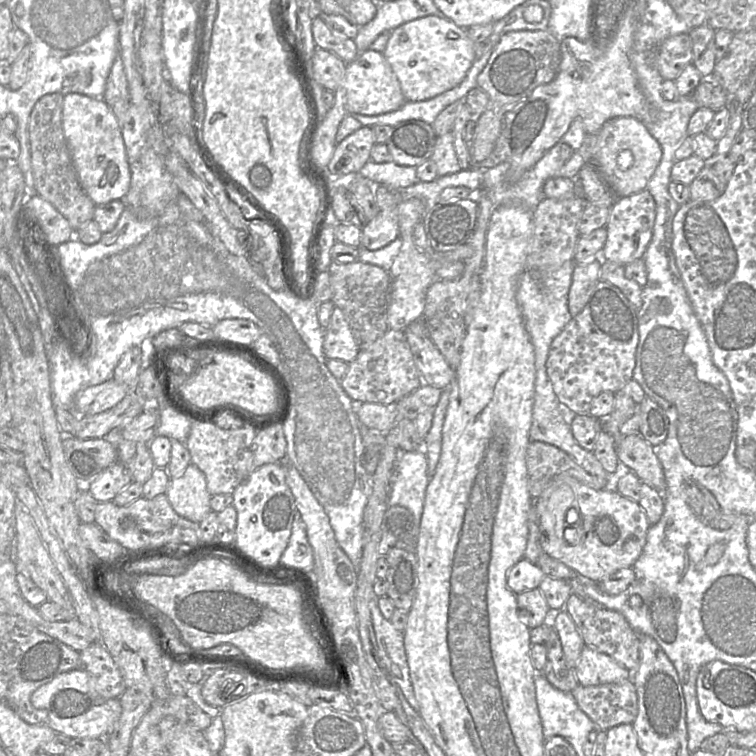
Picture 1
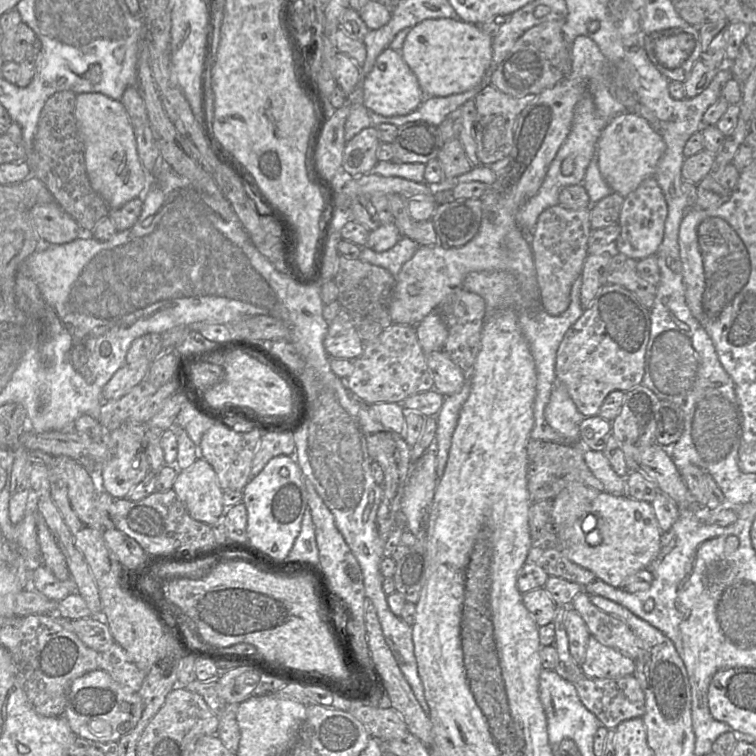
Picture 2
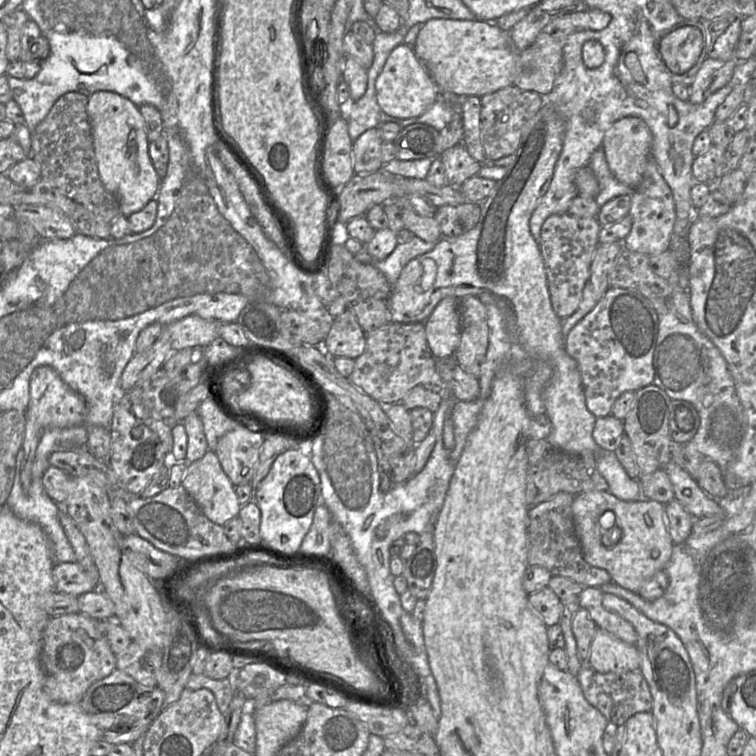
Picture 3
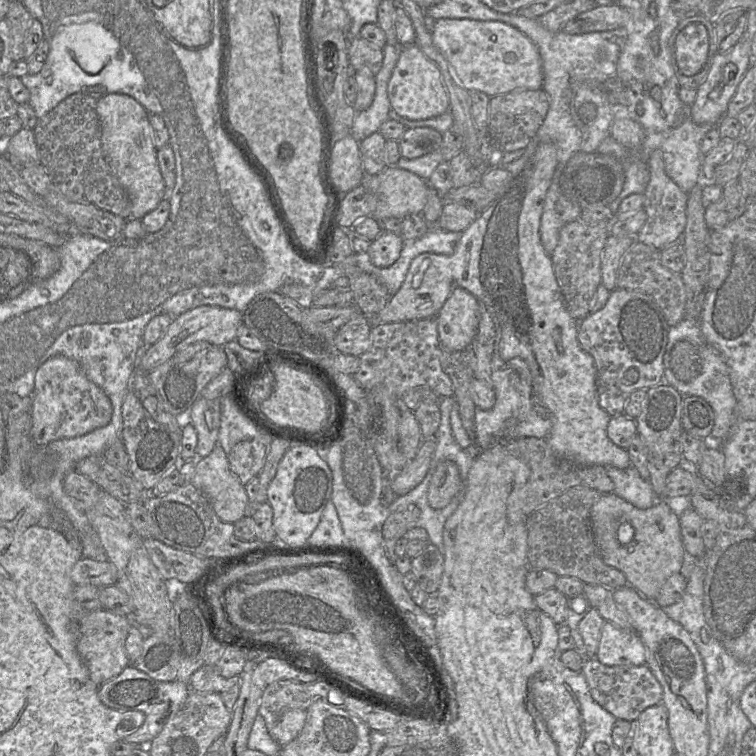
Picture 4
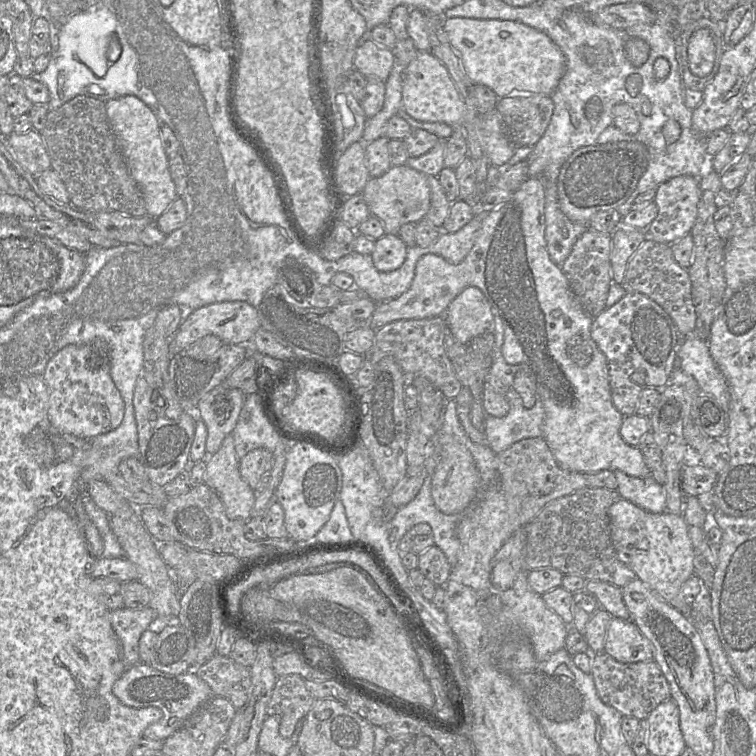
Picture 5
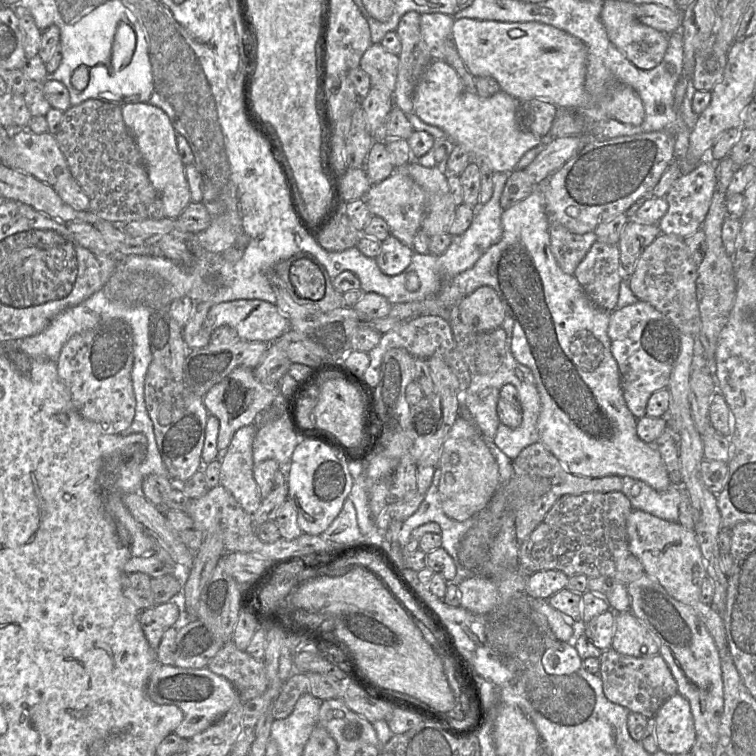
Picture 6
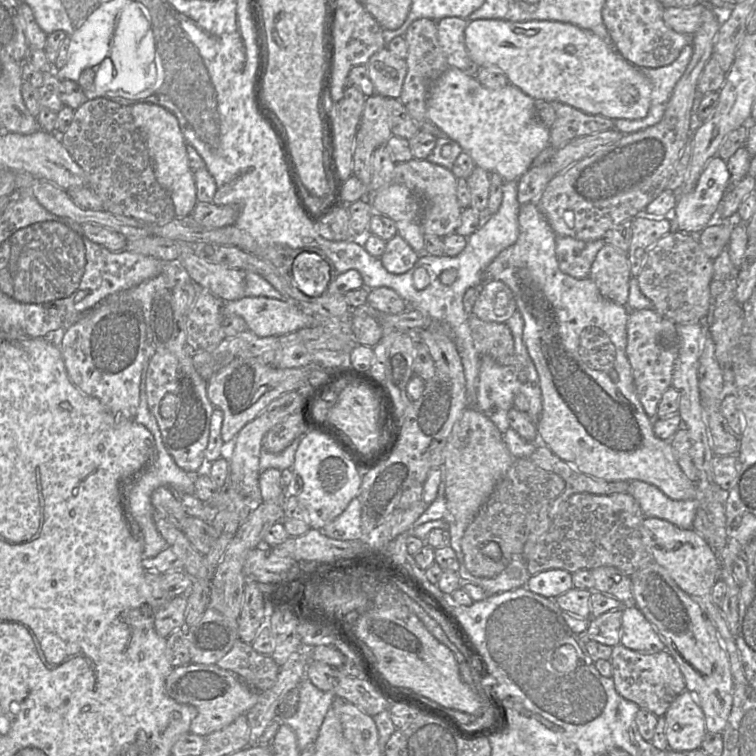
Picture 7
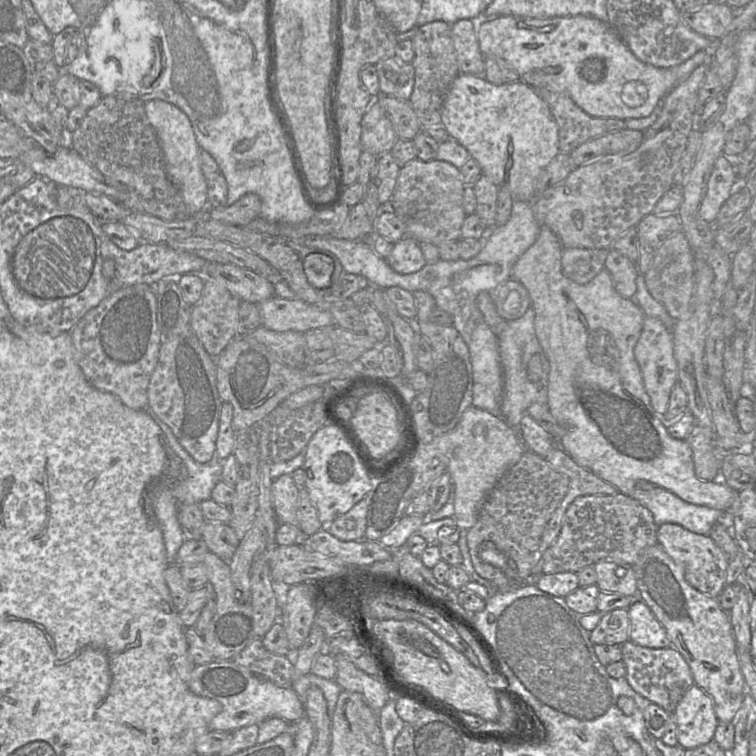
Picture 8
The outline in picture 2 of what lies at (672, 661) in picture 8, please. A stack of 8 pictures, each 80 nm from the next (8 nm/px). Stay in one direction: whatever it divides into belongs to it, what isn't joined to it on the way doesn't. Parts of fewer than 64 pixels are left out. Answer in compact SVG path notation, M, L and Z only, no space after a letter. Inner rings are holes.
M583 675L574 685L583 705L609 730L614 730L623 721L642 717L645 713L645 694L634 675L611 679Z

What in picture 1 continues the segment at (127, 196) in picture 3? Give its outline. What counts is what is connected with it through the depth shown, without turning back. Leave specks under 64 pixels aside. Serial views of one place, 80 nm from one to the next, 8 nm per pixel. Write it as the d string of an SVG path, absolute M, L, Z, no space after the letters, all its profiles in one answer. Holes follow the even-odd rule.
M67 93L63 98L62 127L71 159L83 190L96 205L123 199L131 180L118 119L102 98Z

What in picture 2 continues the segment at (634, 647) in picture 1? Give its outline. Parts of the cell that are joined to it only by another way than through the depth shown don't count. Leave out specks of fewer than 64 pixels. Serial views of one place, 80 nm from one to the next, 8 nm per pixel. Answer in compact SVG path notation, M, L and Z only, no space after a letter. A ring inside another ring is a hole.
M582 591L578 594L571 606L584 620L590 636L598 642L635 661L642 655L641 640L623 621L596 607L588 593Z

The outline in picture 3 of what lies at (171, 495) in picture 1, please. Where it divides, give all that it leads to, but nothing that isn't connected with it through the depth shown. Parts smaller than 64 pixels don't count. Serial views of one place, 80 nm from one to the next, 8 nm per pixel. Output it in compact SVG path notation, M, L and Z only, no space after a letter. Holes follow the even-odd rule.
M208 450L203 458L189 463L181 486L188 492L202 513L213 523L223 526L229 520L238 516L241 505L237 500L235 486L223 471L217 455Z

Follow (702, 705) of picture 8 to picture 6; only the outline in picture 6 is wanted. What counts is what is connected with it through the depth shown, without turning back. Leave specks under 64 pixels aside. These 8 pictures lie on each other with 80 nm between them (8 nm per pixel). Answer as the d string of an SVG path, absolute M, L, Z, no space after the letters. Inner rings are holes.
M681 694L669 698L652 718L658 749L668 754L683 754L697 740L689 701Z

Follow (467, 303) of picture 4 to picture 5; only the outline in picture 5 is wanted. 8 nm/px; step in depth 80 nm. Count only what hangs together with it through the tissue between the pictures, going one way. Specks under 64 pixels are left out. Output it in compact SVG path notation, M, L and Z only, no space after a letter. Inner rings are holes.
M468 287L449 304L443 315L449 335L459 343L467 343L484 334L493 332L492 308L477 287Z

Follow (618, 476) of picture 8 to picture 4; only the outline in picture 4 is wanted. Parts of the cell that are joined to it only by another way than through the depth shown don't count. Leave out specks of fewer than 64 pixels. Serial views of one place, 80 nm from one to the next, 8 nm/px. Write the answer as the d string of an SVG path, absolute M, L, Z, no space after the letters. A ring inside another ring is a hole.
M535 136L520 158L498 167L510 173L508 182L501 190L492 190L495 199L462 232L453 254L427 252L414 258L400 289L391 296L375 318L369 320L372 328L379 324L435 318L456 288L467 290L497 317L501 326L501 357L504 360L519 357L528 364L533 377L534 393L551 415L552 426L546 440L553 452L581 466L599 465L627 469L631 467L627 450L615 445L607 436L607 426L612 417L599 405L594 360L578 342L579 321L571 317L566 309L551 256L546 253L541 242L541 216L556 165L556 146L553 143L537 142Z

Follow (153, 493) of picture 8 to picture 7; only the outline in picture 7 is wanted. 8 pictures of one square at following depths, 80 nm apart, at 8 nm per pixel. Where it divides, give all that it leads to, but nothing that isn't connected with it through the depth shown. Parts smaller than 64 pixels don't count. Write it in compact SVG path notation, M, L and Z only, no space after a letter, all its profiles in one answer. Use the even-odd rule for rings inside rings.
M140 385L140 403L132 420L145 426L152 434L154 440L154 457L135 478L127 483L125 488L121 489L120 505L127 512L129 524L131 521L135 521L138 524L142 536L143 555L144 558L149 558L156 556L168 547L166 541L157 531L153 519L154 508L151 504L153 491L160 486L170 486L182 494L192 494L193 485L198 473L183 471L166 452L157 421L147 405L145 386Z

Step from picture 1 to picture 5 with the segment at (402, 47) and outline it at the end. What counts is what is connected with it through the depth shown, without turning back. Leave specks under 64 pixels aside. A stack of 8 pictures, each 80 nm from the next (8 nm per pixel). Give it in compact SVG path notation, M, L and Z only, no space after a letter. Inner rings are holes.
M450 18L443 19L442 28L449 42L458 51L467 75L476 84L491 88L499 98L513 95L551 96L565 71L565 56L545 33L523 23L510 20Z

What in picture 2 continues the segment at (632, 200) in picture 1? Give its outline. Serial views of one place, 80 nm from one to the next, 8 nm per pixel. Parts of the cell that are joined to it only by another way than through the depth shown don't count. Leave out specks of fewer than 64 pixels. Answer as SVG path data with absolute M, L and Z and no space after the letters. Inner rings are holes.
M654 175L650 176L624 199L617 222L621 231L614 242L615 251L635 260L655 255L663 240L667 215L668 206L663 191Z

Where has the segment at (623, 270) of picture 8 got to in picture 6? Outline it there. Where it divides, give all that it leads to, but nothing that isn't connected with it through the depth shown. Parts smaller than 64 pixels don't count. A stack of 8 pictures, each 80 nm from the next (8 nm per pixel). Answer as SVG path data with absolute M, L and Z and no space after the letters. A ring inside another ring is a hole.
M595 241L573 275L596 307L609 312L616 309L623 281L617 245Z

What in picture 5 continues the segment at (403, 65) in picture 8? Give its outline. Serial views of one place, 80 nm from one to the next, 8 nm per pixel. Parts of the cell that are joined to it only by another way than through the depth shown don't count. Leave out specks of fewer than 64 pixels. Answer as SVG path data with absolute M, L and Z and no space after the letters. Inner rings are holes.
M372 40L363 41L354 55L354 69L366 78L386 82L394 66L394 55L390 49L379 46Z

